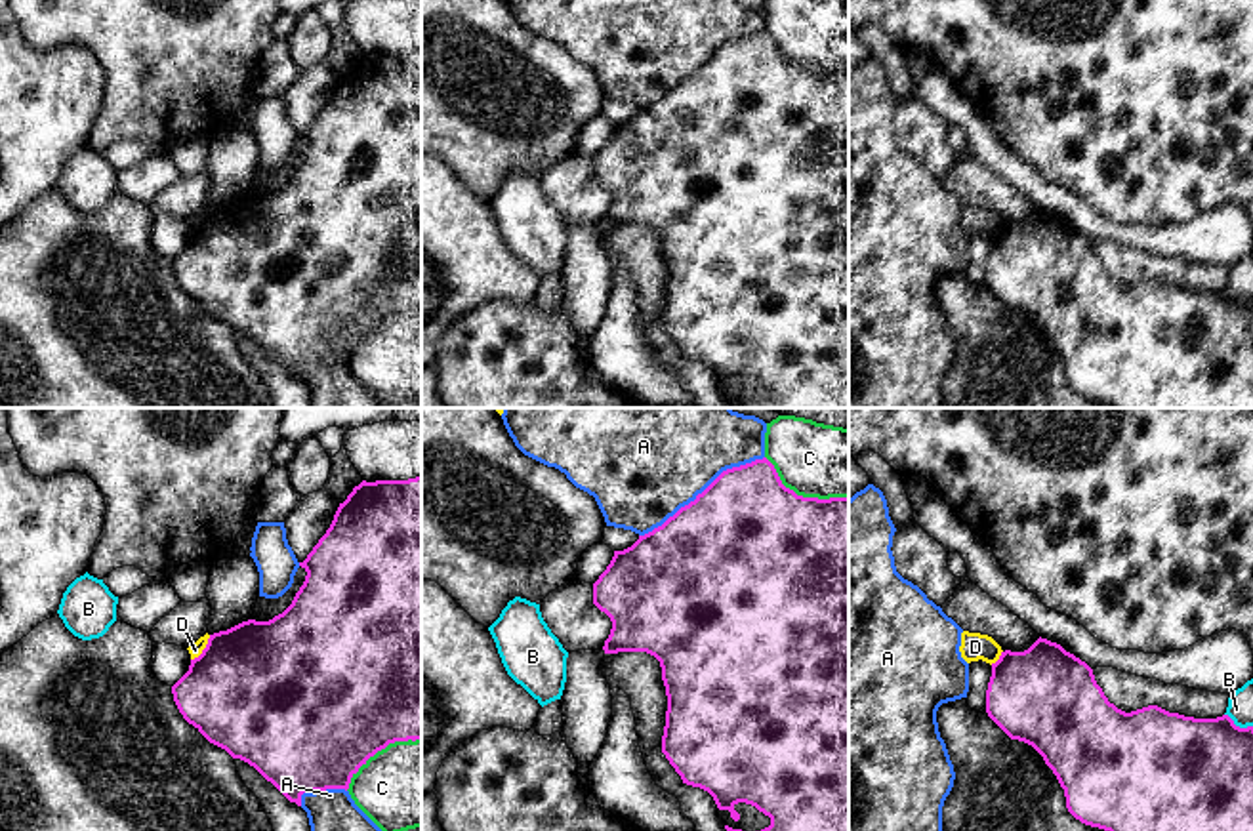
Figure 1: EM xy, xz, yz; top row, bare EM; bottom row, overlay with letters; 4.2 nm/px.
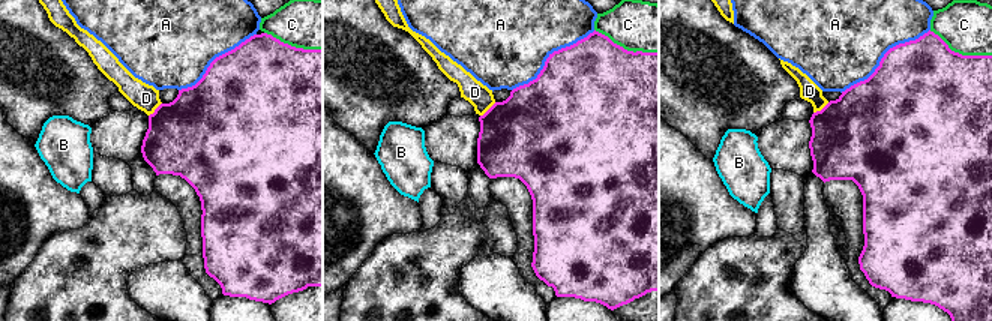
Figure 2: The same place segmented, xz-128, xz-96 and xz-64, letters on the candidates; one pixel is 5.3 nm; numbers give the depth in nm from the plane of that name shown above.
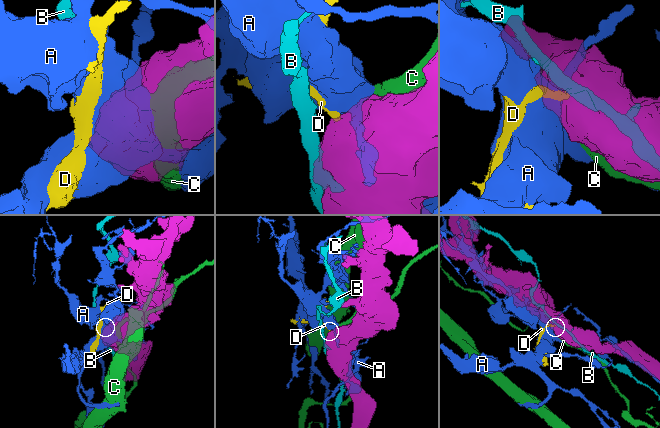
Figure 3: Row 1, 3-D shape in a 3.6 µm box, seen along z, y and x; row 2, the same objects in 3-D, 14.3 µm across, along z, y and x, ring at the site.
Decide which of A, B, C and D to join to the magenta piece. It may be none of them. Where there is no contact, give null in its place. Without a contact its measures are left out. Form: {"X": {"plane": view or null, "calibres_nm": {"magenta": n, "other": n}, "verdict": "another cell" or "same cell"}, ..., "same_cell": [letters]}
{"A": {"plane": "xz", "calibres_nm": {"magenta": 500, "other": 400}, "verdict": "another cell"}, "B": {"plane": "yz", "calibres_nm": {"magenta": 440, "other": 110}, "verdict": "another cell"}, "C": {"plane": "xz", "calibres_nm": {"magenta": 500, "other": 300}, "verdict": "another cell"}, "D": {"plane": "xy", "calibres_nm": {"magenta": 500, "other": 60}, "verdict": "another cell"}, "same_cell": []}

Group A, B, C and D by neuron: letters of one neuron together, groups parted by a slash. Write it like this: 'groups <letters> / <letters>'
groups A / B / C / D

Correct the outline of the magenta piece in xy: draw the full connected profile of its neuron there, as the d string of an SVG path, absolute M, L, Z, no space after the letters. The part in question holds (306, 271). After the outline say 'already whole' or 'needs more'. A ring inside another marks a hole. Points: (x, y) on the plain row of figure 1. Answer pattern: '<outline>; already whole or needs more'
M421 50L408 53L362 53L339 76L330 101L299 139L307 145L305 154L282 187L269 194L248 193L210 208L202 227L191 233L189 244L172 259L174 274L189 297L233 332L254 339L298 379L301 379L303 366L347 364L359 341L389 316L421 313Z; already whole

